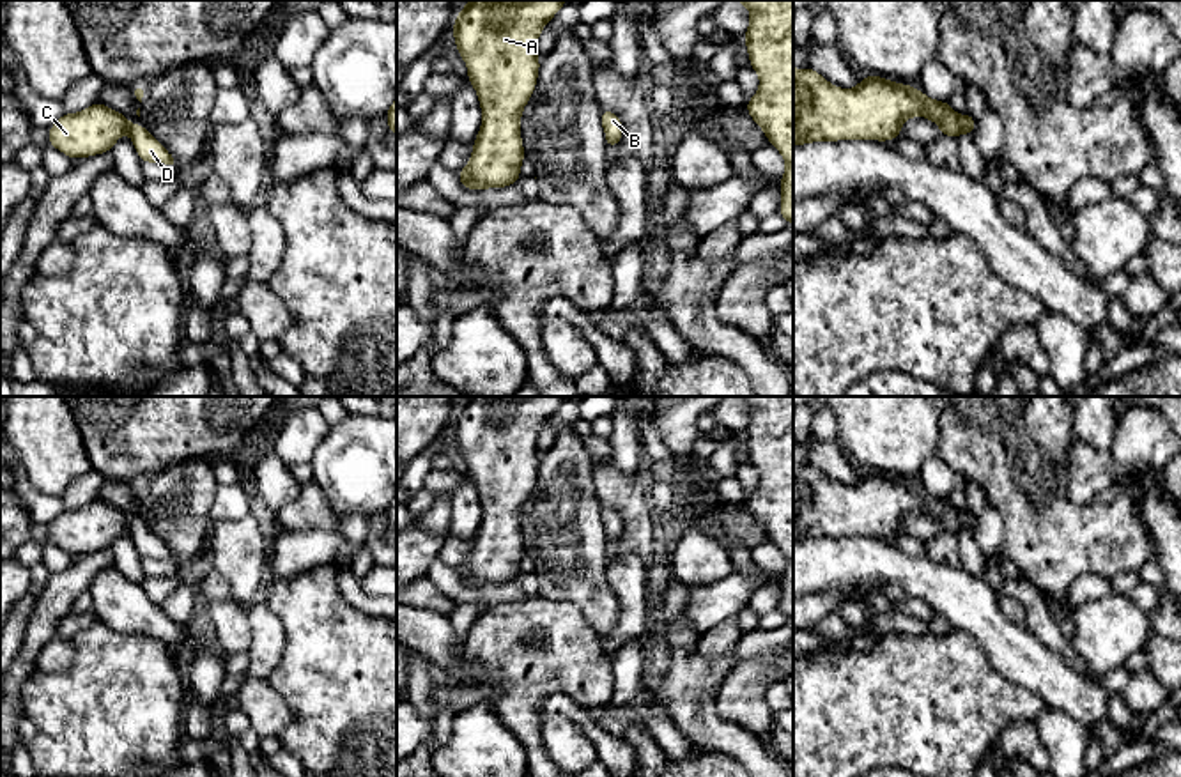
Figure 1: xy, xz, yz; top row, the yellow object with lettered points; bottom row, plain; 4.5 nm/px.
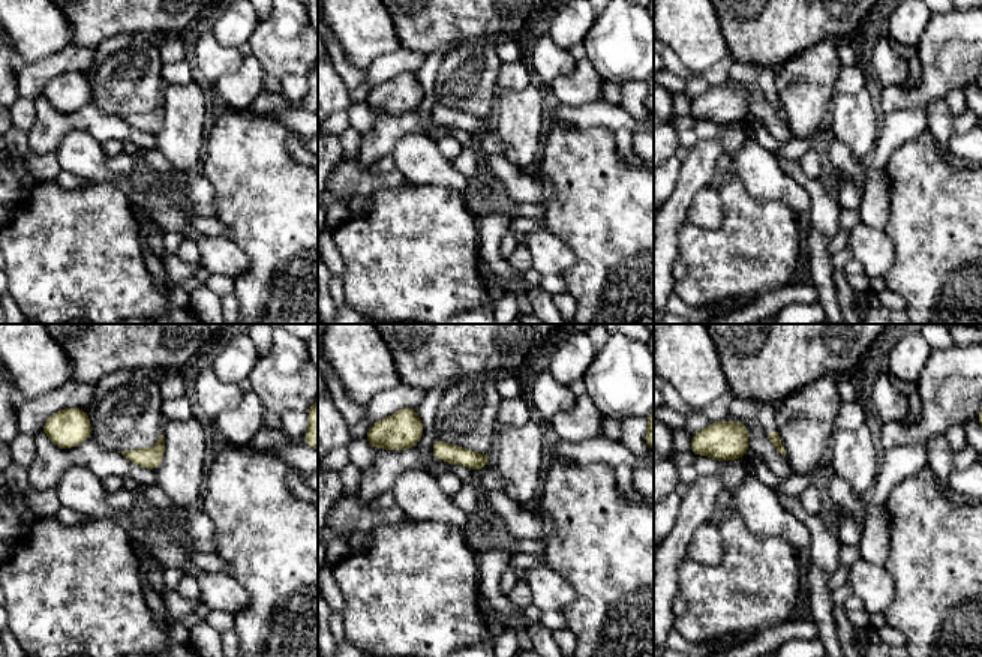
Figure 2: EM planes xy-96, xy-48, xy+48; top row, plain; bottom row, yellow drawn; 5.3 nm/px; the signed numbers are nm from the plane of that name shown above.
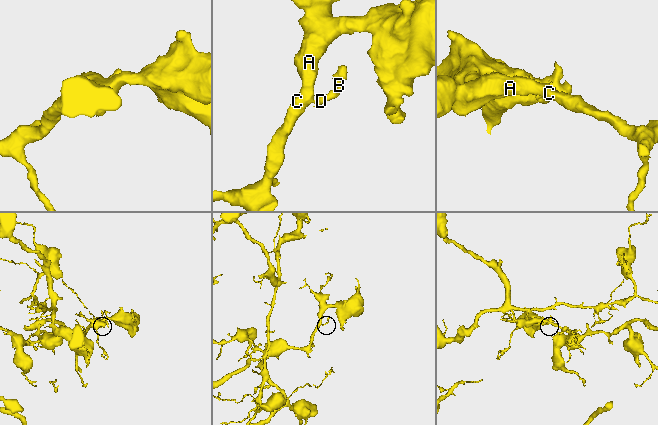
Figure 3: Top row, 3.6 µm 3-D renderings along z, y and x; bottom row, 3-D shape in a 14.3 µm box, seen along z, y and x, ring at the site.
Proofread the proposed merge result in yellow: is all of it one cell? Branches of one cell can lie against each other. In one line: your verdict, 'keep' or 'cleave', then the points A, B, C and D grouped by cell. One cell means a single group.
cleave; A C / B D

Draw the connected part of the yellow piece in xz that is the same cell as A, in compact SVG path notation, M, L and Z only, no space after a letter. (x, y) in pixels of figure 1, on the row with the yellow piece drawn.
M469 0L452 34L482 108L482 127L459 182L471 191L508 188L526 158L521 115L540 71L536 41L568 0Z

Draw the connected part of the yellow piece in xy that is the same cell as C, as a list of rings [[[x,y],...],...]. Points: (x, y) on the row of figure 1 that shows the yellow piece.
[[[96,101],[78,113],[64,112],[48,129],[48,143],[71,159],[90,158],[110,152],[126,127],[120,112]]]

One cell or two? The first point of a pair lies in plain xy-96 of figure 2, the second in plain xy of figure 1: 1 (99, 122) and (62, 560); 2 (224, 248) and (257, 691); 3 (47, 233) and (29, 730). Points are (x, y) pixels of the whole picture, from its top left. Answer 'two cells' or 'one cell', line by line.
1: two cells
2: one cell
3: two cells

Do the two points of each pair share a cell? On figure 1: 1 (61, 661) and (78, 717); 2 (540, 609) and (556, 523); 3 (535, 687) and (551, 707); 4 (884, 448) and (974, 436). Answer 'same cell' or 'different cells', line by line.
1: different cells
2: different cells
3: different cells
4: different cells

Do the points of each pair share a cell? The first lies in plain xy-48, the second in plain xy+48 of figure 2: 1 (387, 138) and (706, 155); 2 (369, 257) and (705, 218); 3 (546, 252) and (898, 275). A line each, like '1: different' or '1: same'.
1: same
2: different
3: different

